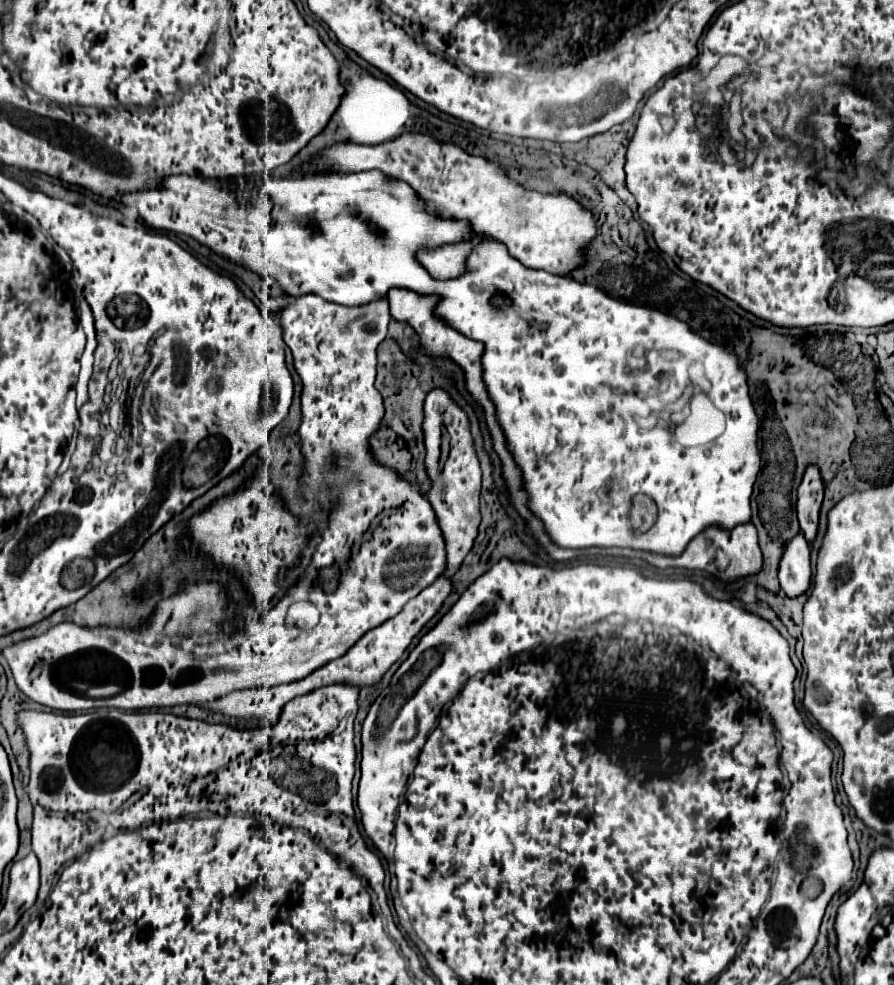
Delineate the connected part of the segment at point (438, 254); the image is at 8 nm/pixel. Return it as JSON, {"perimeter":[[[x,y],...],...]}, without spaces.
{"perimeter":[[[441,245],[437,249],[423,249],[417,253],[421,265],[437,279],[459,277],[465,271],[465,257],[469,255],[469,245]]]}

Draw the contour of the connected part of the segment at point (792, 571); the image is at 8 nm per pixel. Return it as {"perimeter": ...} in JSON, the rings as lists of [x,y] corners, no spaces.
{"perimeter":[[[797,533],[785,543],[783,555],[779,559],[779,583],[781,589],[789,595],[801,595],[807,591],[811,581],[811,563],[809,563],[809,543],[803,533]]]}

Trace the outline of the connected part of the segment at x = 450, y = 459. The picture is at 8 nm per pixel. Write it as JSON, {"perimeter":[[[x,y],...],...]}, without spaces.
{"perimeter":[[[437,387],[427,393],[425,399],[425,465],[427,473],[433,481],[433,489],[427,493],[429,503],[433,505],[439,527],[443,531],[447,543],[447,569],[445,575],[451,577],[467,551],[473,547],[473,539],[477,535],[477,525],[481,521],[479,515],[479,491],[481,491],[481,469],[475,453],[475,441],[471,435],[471,425],[467,413],[453,401],[453,397]]]}

